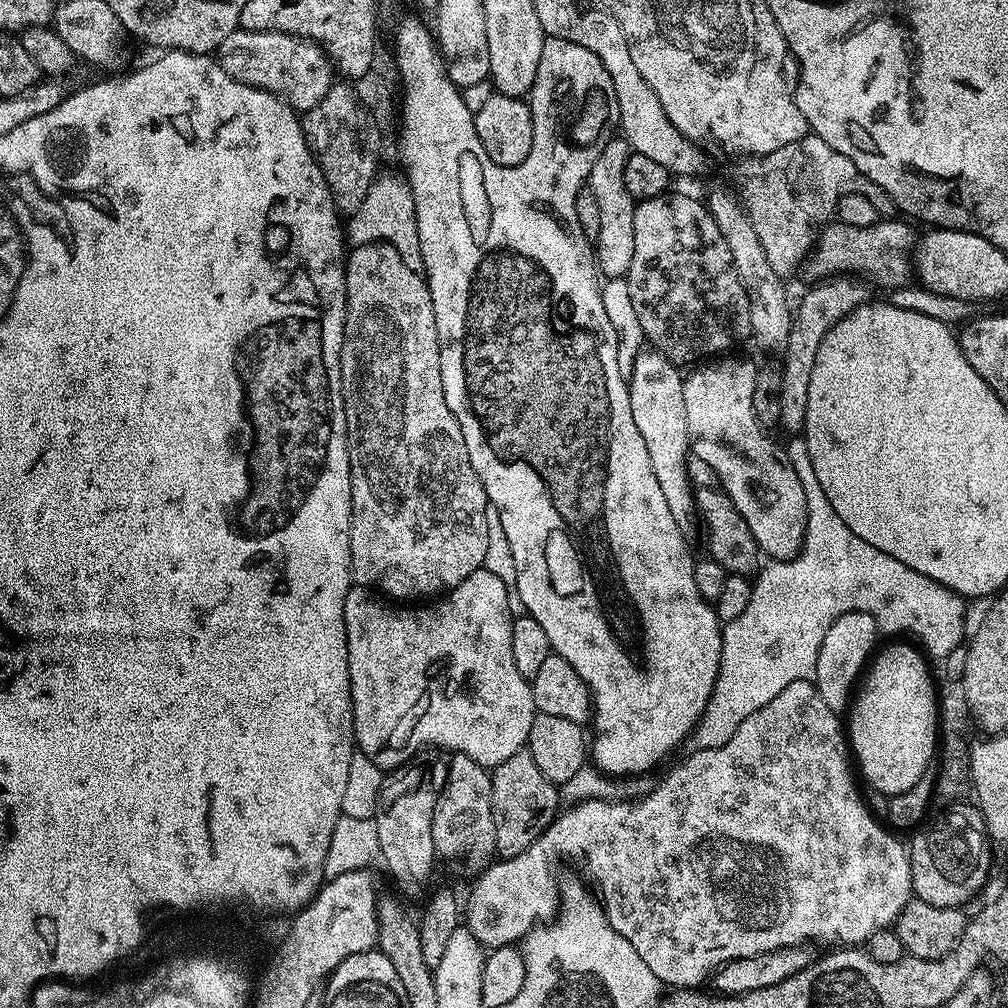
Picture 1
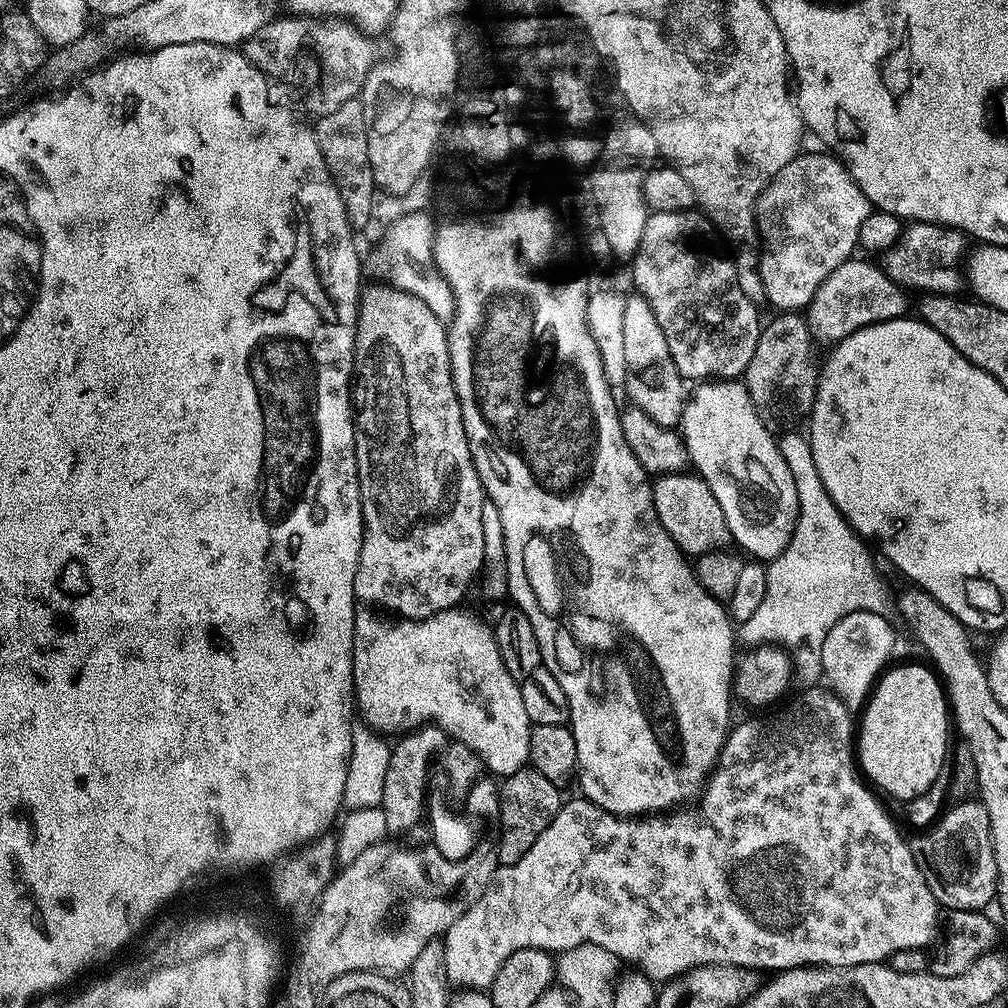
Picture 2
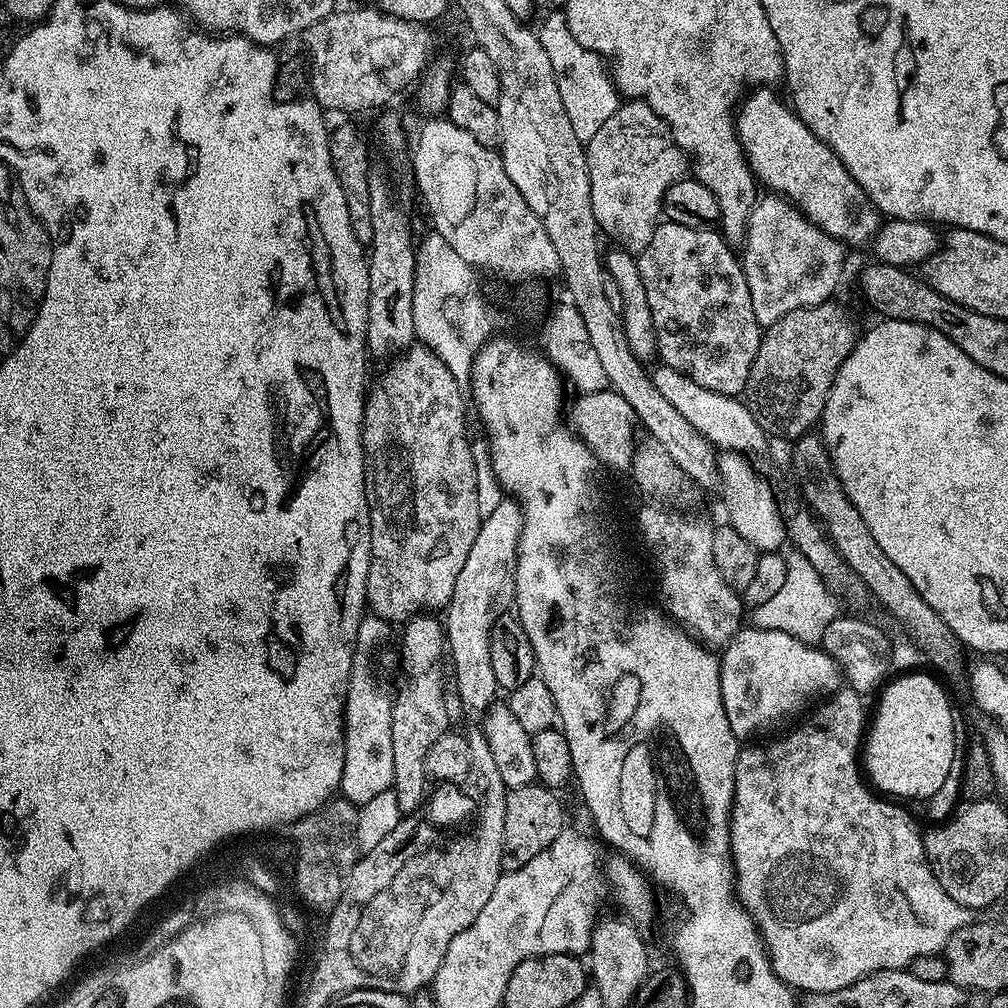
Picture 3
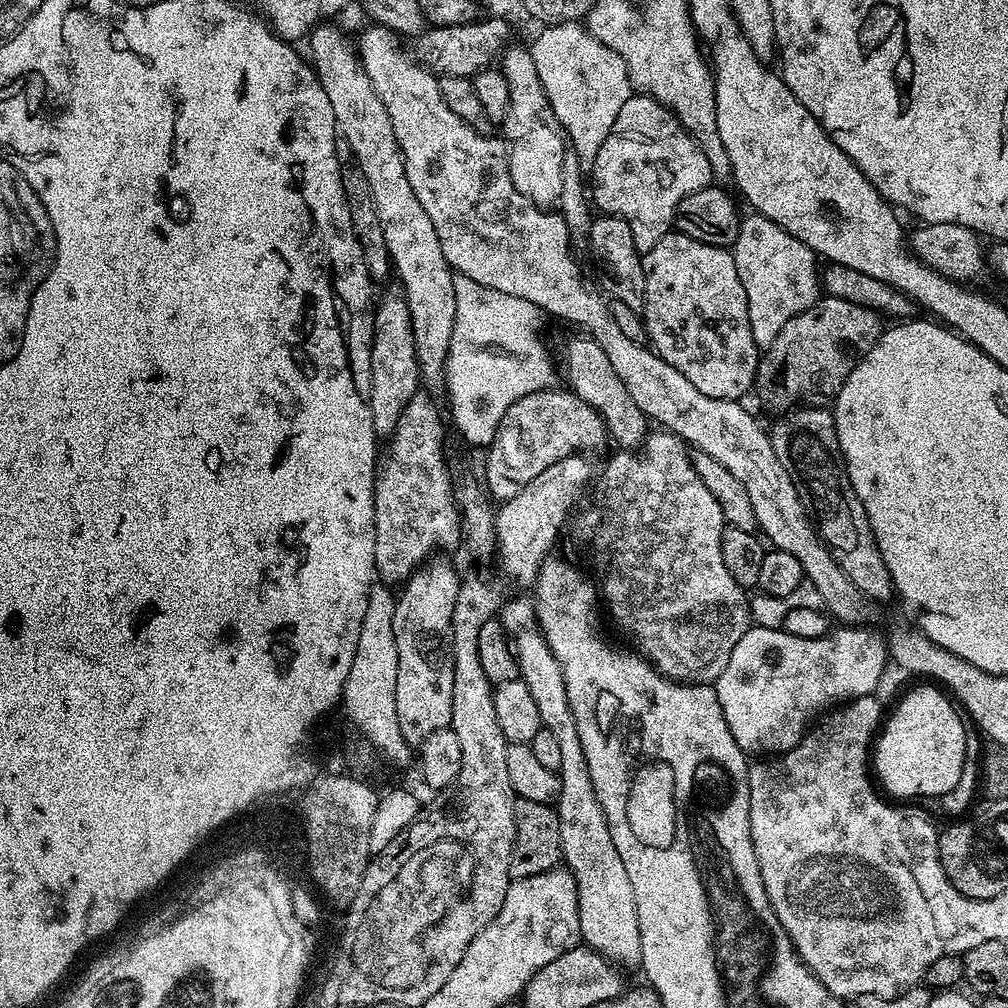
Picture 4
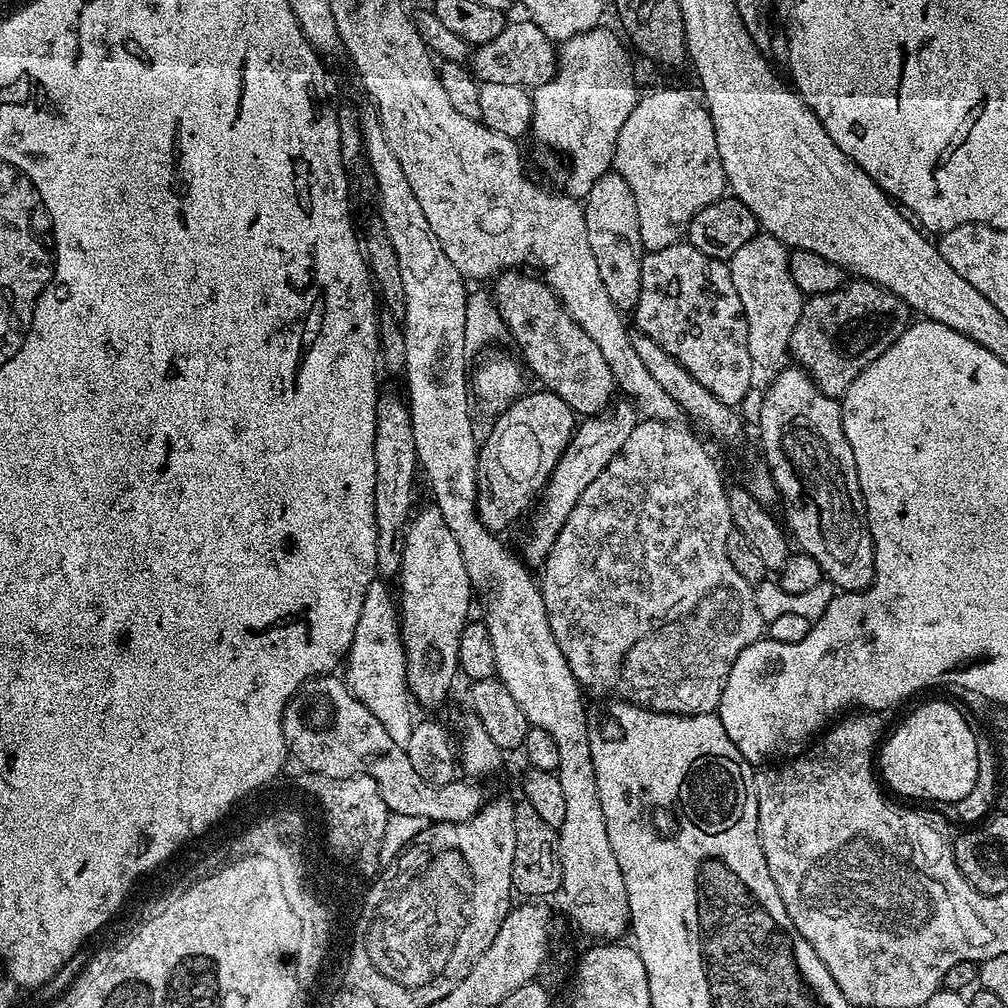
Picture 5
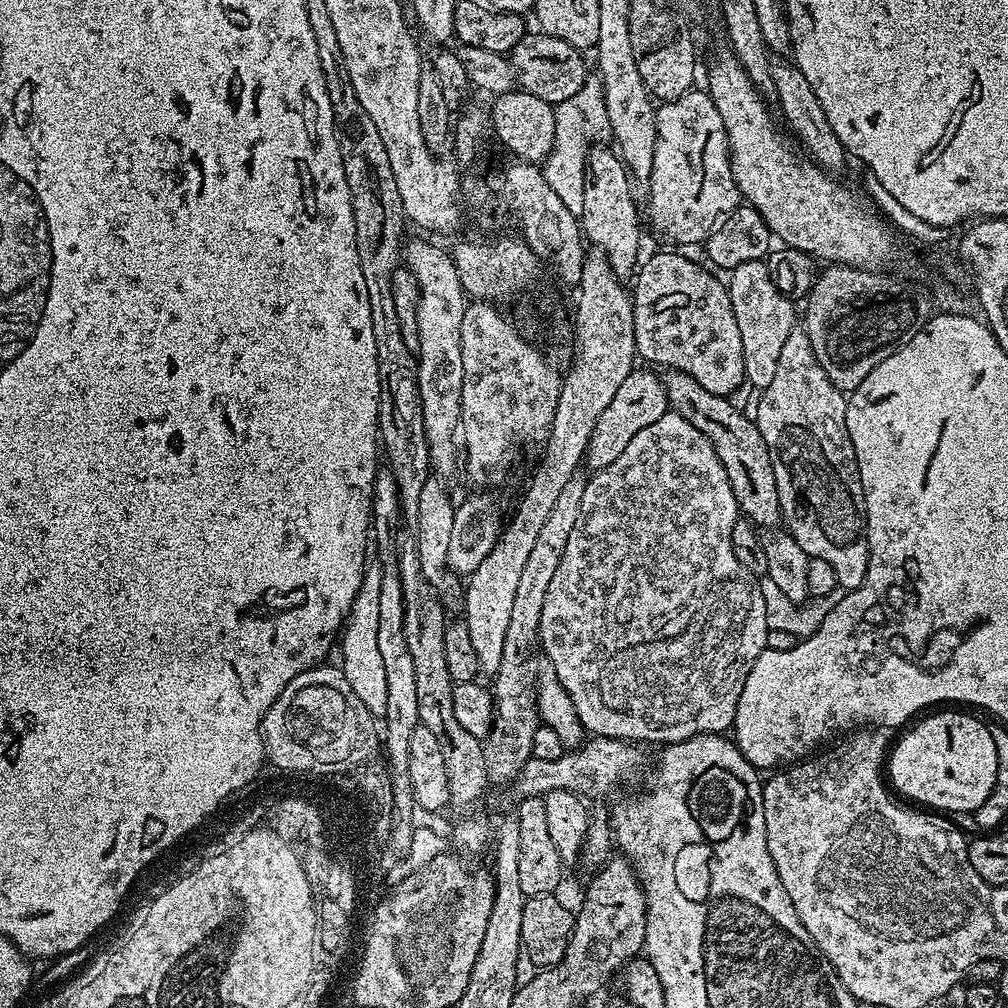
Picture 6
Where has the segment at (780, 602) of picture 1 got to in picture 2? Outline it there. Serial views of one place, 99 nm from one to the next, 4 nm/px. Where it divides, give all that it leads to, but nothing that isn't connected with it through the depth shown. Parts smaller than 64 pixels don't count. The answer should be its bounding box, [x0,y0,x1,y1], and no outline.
[739,430,886,646]

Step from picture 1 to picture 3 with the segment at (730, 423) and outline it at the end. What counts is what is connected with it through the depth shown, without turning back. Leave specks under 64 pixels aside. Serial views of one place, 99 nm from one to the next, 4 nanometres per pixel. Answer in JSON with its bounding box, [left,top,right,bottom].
[719,452,786,552]

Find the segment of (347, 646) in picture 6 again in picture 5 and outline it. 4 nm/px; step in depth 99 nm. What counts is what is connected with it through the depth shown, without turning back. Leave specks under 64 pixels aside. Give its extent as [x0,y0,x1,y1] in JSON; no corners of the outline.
[346,578,414,745]

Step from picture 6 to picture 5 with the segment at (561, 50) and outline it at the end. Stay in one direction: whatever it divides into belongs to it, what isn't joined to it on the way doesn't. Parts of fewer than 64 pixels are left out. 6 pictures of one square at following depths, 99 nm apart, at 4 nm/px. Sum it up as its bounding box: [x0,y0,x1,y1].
[470,18,557,90]

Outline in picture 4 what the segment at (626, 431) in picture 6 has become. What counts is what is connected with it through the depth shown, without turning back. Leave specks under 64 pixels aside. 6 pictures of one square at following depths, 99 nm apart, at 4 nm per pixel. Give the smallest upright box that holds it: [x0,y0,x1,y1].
[495,454,594,577]

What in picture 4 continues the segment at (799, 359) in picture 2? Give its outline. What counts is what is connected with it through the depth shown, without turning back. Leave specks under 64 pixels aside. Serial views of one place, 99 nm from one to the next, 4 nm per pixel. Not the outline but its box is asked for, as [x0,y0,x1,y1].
[755,295,881,414]

